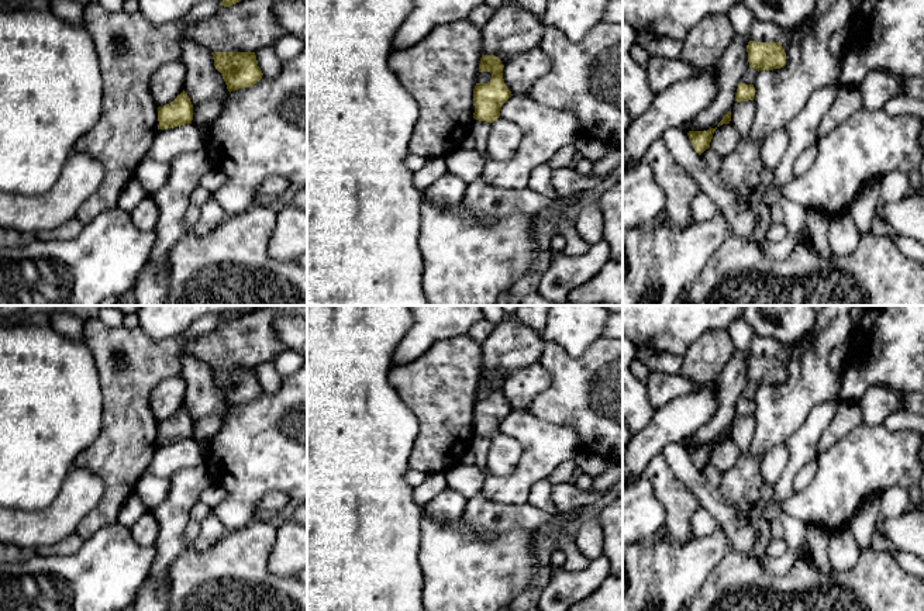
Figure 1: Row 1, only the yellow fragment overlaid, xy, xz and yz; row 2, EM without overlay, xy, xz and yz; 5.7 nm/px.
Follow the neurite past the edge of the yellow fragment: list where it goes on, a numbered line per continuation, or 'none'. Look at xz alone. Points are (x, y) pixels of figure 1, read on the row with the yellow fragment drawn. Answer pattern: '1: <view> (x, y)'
none

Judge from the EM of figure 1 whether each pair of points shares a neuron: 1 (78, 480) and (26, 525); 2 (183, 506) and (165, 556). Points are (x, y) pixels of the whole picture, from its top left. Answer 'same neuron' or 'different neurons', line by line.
1: same neuron
2: same neuron

